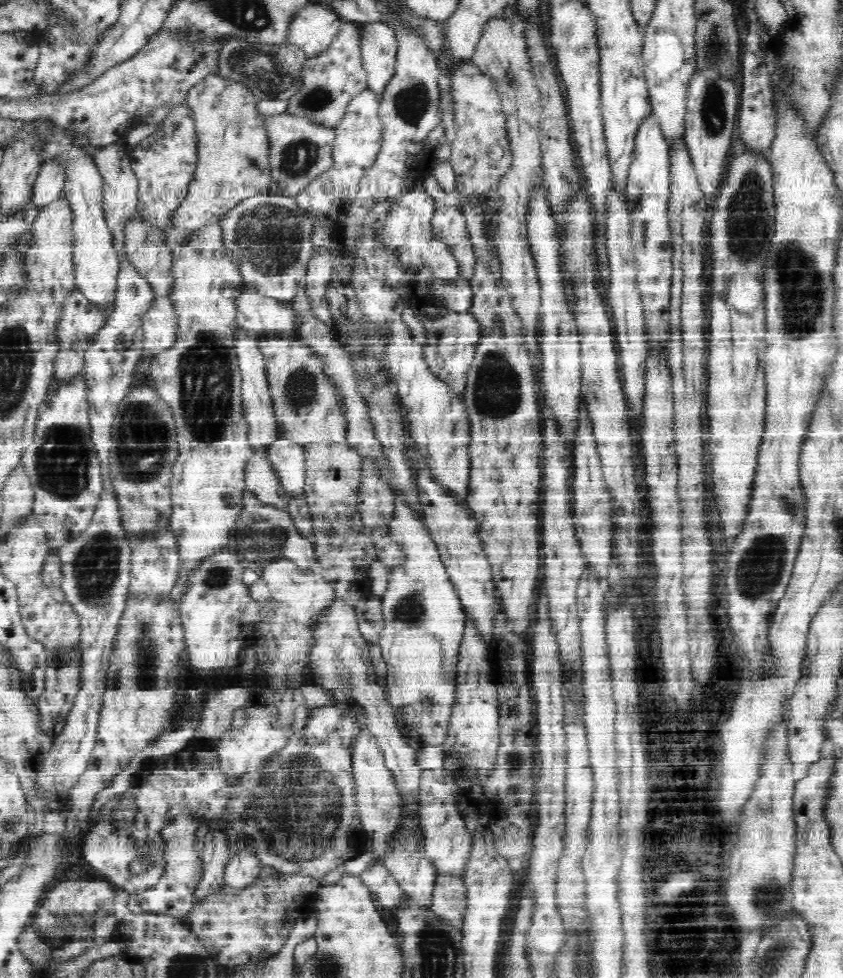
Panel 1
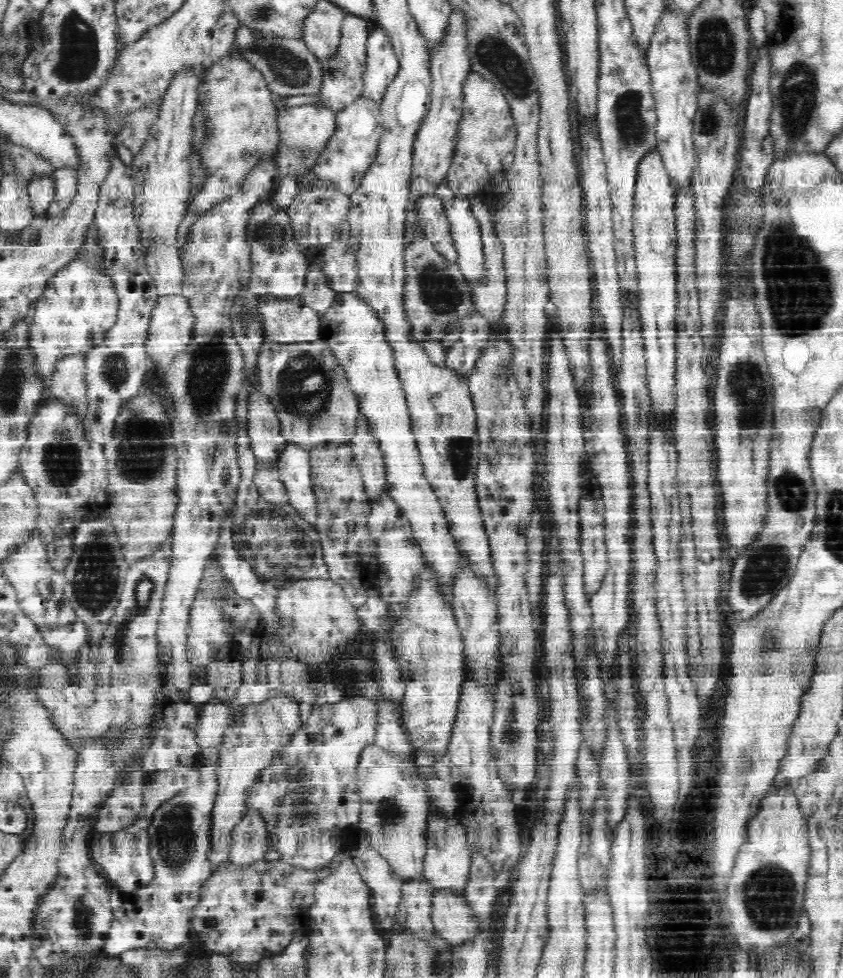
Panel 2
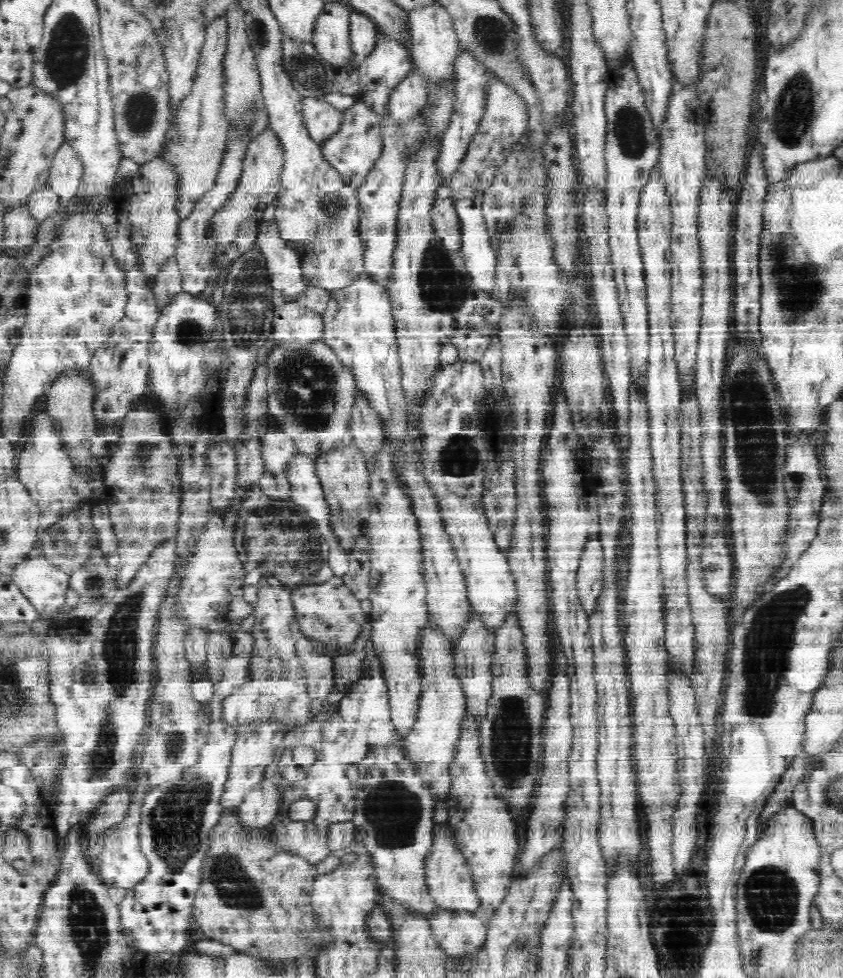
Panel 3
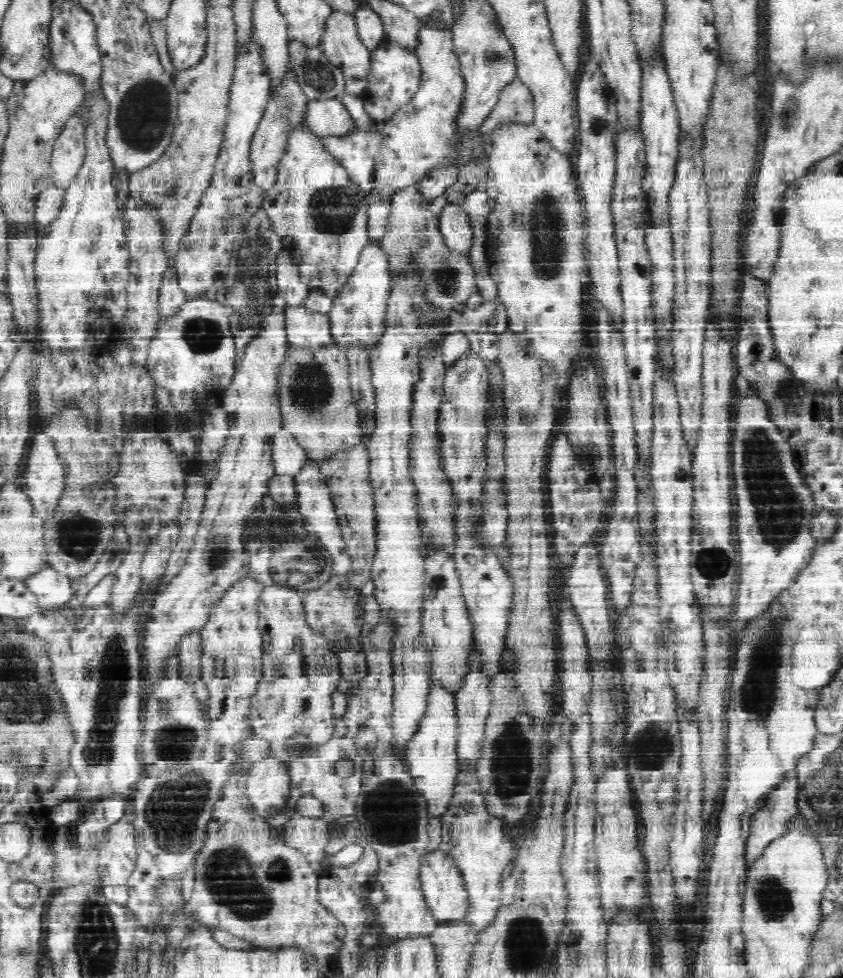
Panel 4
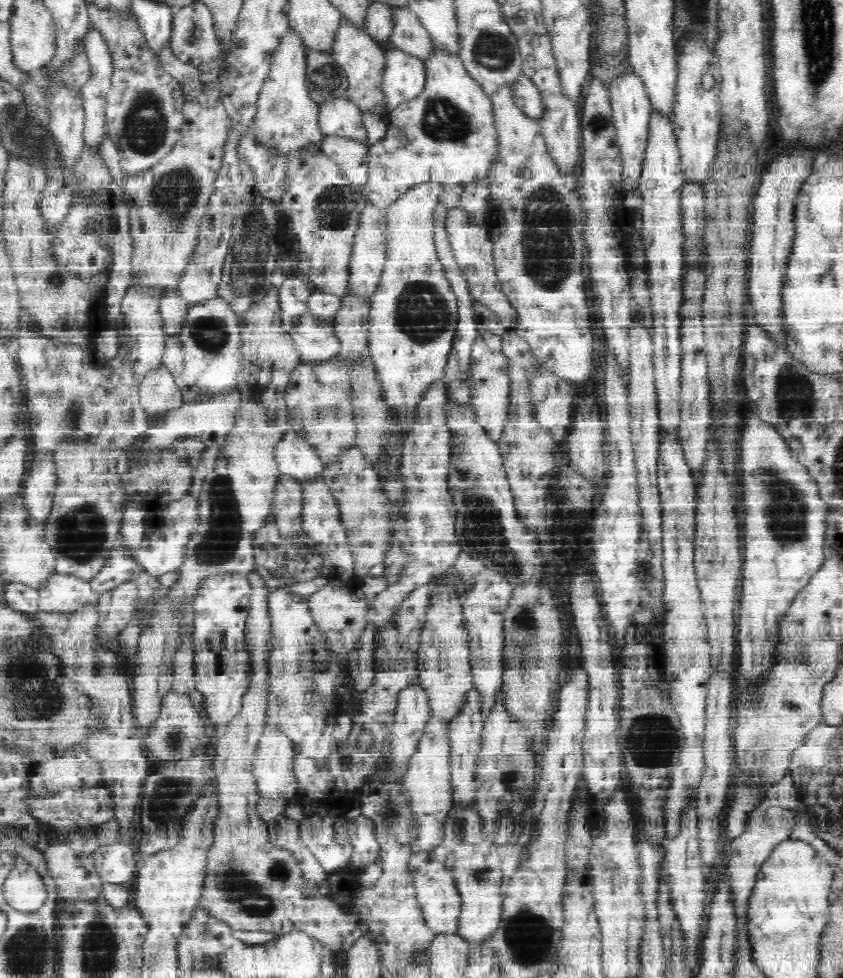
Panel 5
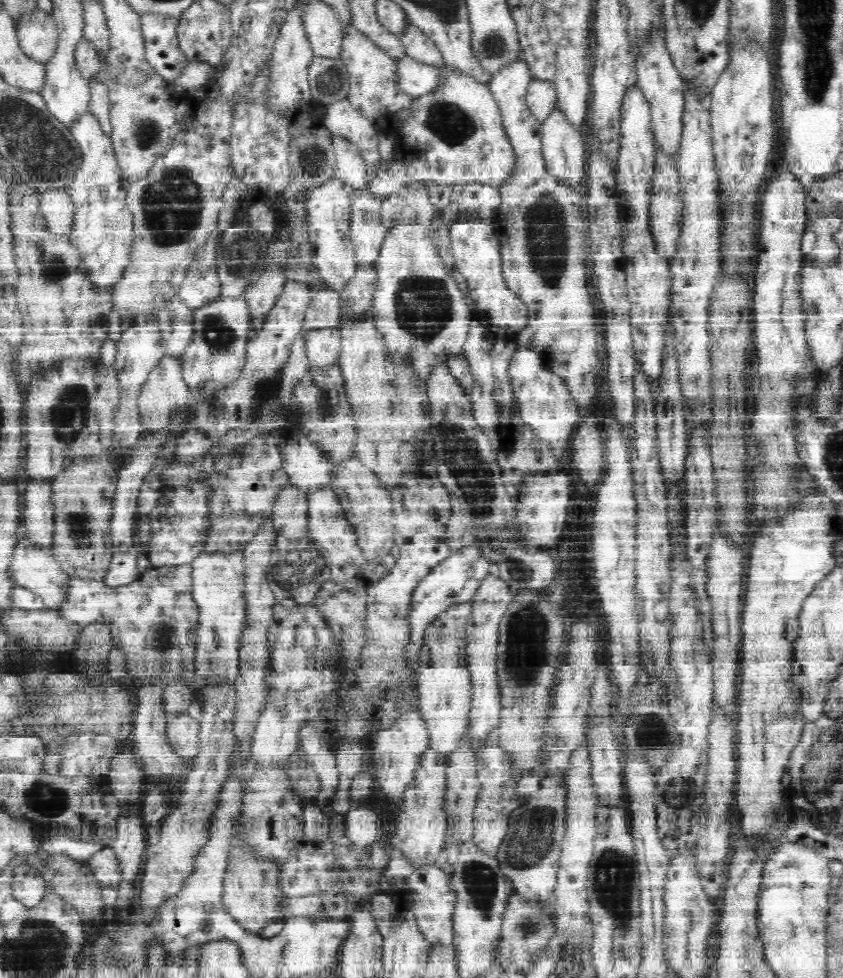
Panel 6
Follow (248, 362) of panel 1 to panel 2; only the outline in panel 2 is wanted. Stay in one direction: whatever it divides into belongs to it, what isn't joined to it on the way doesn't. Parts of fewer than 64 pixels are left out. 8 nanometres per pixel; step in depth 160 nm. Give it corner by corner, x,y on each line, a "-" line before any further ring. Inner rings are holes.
264,394
251,396
248,411
250,444
259,464
275,467
290,444
284,440
281,424

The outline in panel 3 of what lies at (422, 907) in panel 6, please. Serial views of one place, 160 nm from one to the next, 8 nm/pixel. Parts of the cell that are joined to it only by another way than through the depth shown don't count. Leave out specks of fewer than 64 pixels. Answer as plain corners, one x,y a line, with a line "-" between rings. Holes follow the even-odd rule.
435,825
435,837
424,860
424,878
428,885
428,894
438,909
474,913
479,907
479,900
473,891
470,868
460,851
449,842
448,825

